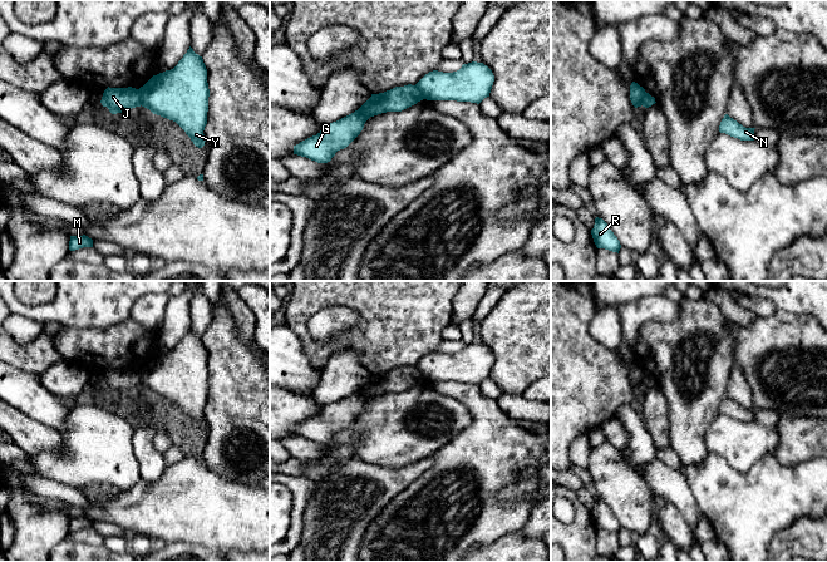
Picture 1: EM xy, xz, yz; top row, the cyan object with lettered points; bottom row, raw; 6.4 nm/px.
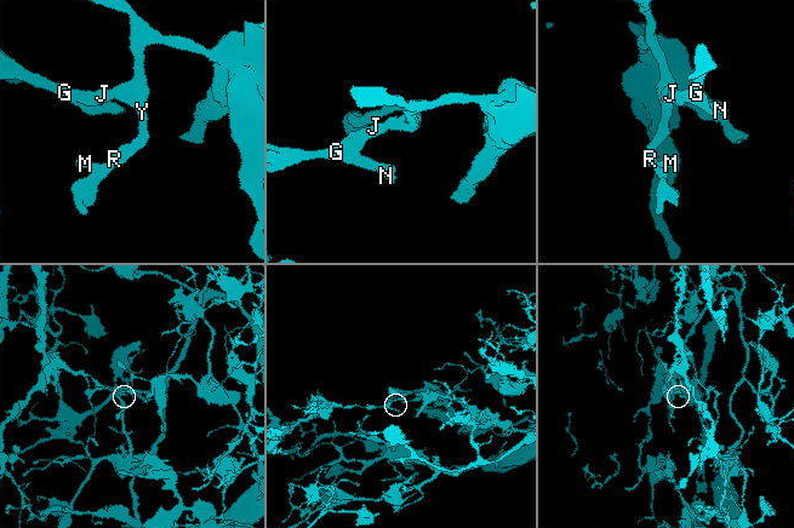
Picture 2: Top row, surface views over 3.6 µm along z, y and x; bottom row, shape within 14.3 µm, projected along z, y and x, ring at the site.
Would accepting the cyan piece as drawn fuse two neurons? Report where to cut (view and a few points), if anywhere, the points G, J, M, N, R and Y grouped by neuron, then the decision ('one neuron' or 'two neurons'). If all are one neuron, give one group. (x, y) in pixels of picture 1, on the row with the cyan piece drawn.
xy (137, 89), (141, 104) | G J N / M R Y | two neurons

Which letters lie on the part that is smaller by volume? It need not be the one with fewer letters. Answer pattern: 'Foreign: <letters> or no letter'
Foreign: G, J, N

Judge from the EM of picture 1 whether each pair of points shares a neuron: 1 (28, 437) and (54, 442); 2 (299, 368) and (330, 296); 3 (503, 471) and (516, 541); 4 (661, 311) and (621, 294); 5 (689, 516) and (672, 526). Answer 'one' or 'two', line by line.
1: one
2: two
3: two
4: two
5: two

